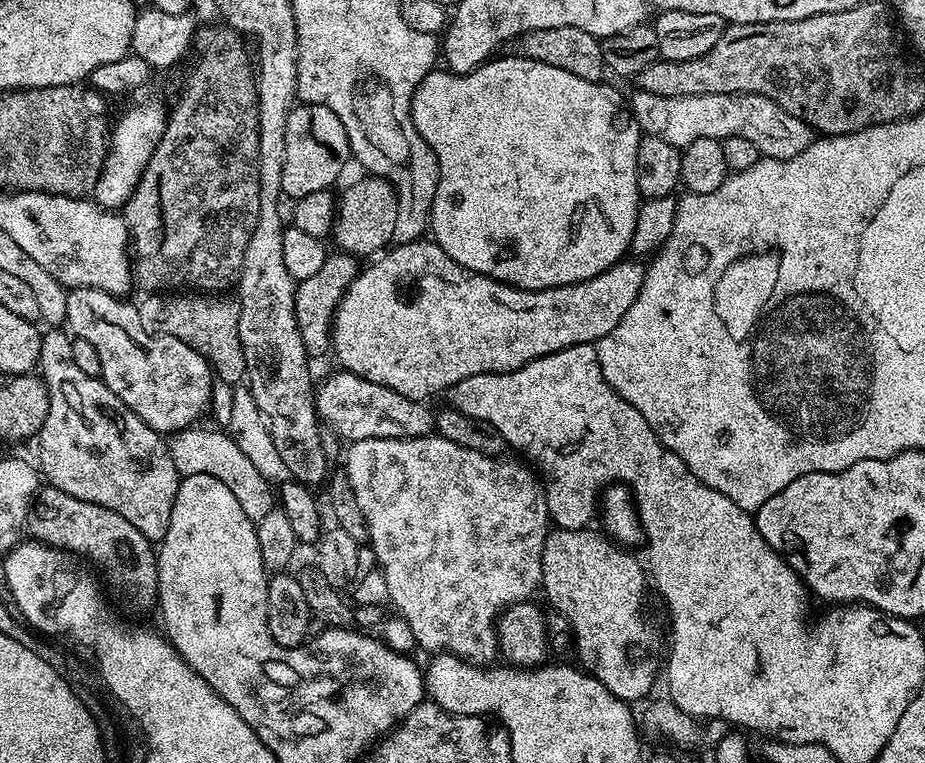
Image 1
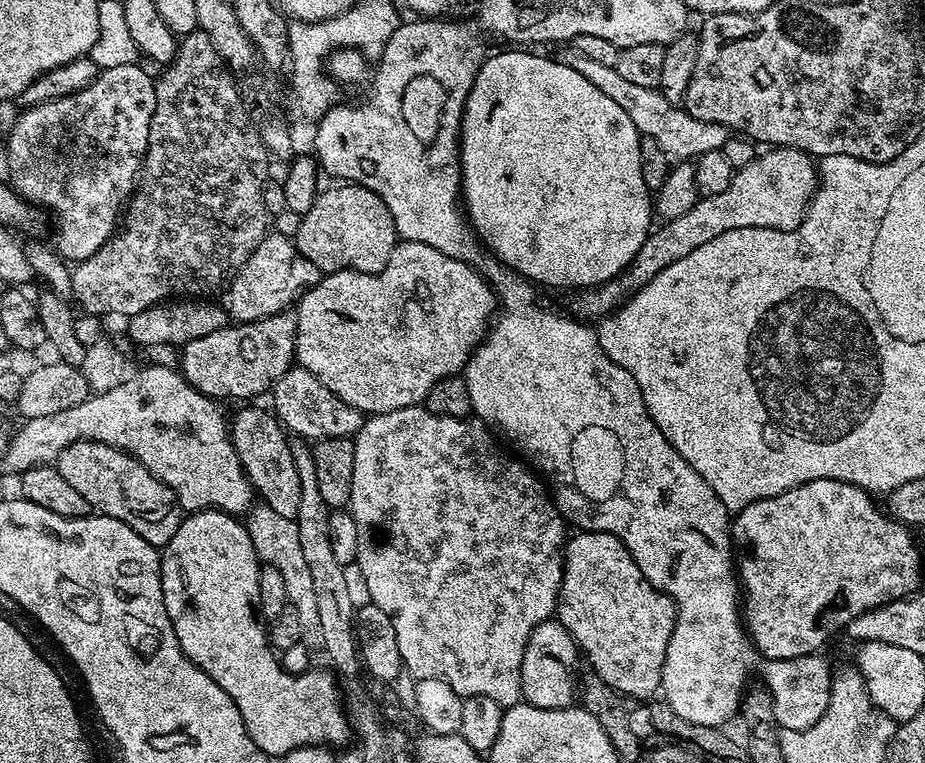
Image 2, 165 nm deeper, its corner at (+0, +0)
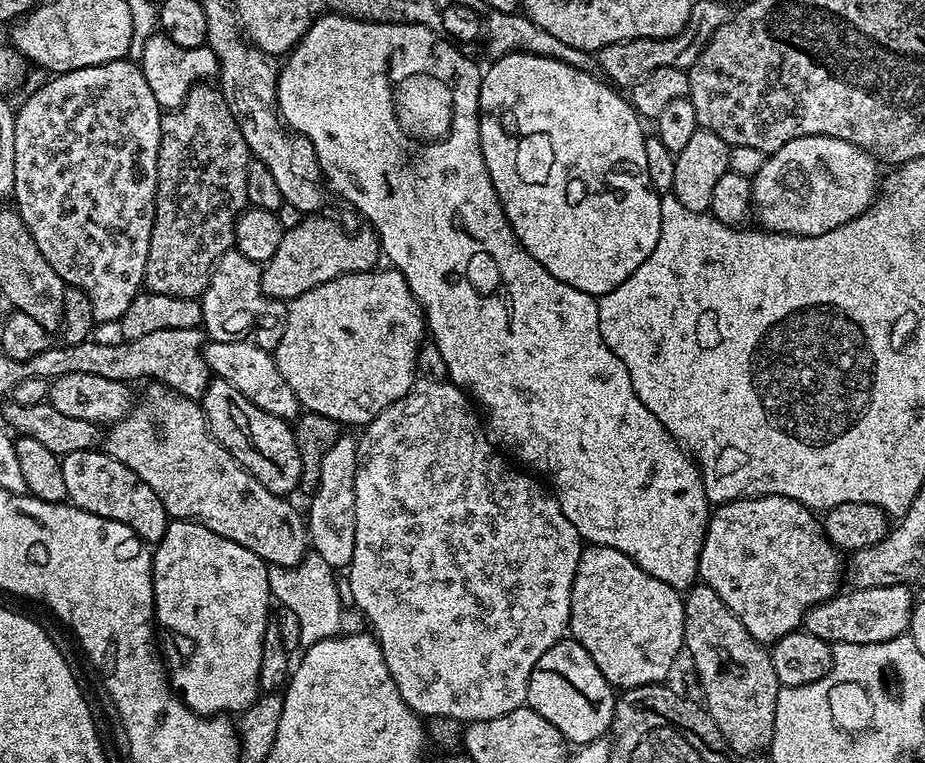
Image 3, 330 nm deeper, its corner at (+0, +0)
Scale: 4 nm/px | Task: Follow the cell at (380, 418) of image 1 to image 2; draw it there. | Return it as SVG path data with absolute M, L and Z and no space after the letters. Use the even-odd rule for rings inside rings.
M299 366L289 368L286 374L282 374L282 378L276 380L270 389L271 396L271 407L276 419L289 433L308 442L343 436L355 437L365 421L365 417L357 408L342 402L342 398L326 390L326 386L322 386L316 376L311 376L306 369Z

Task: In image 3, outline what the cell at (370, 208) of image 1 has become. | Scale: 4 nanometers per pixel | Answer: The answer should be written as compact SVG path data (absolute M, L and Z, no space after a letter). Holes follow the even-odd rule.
M312 214L301 220L304 220L301 224L285 231L282 242L278 242L274 258L263 265L260 288L265 296L291 302L306 294L306 290L314 290L314 286L322 286L348 272L370 272L377 267L376 259L381 259L382 253L375 232L363 230L347 236L324 214Z

